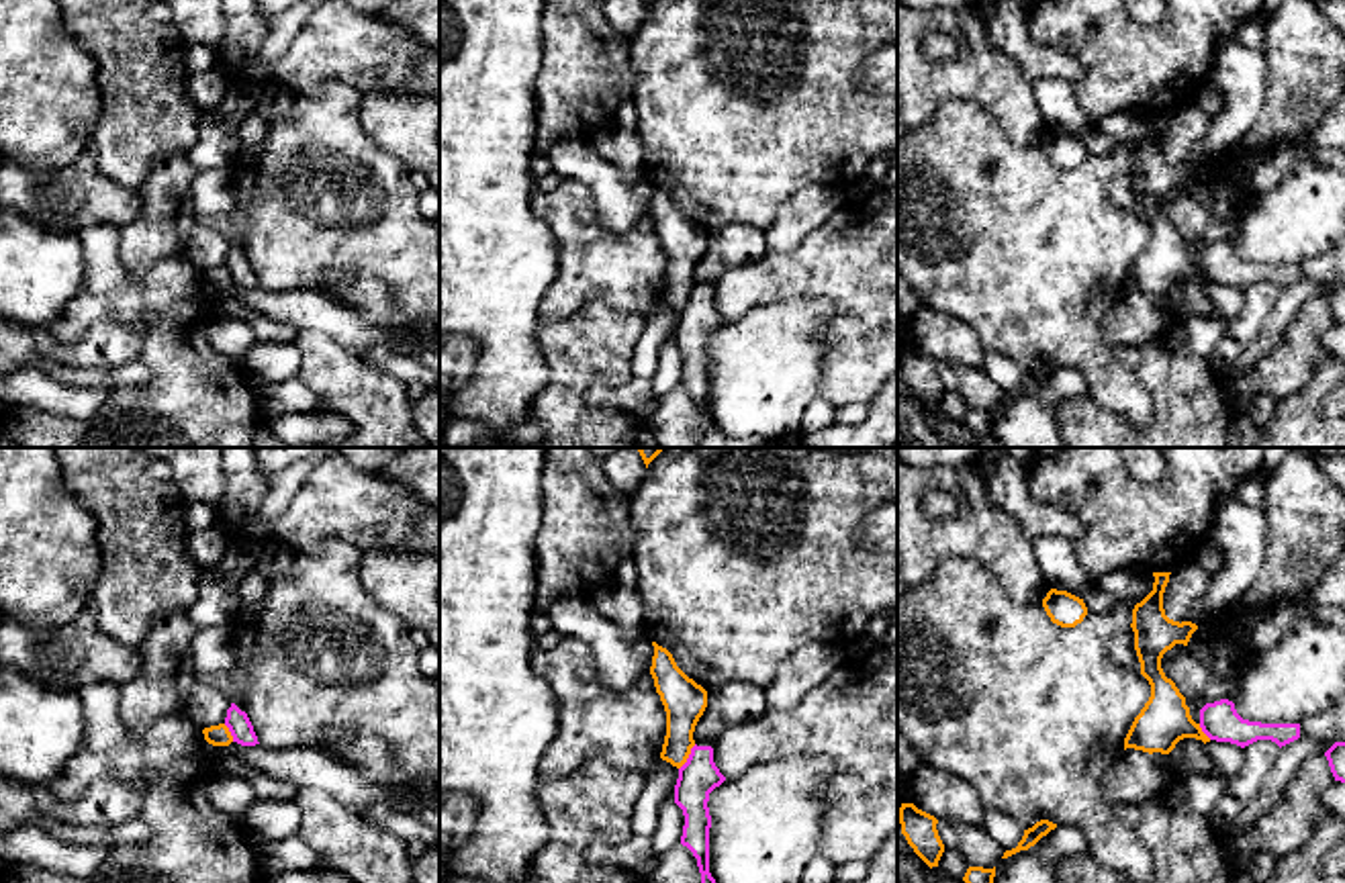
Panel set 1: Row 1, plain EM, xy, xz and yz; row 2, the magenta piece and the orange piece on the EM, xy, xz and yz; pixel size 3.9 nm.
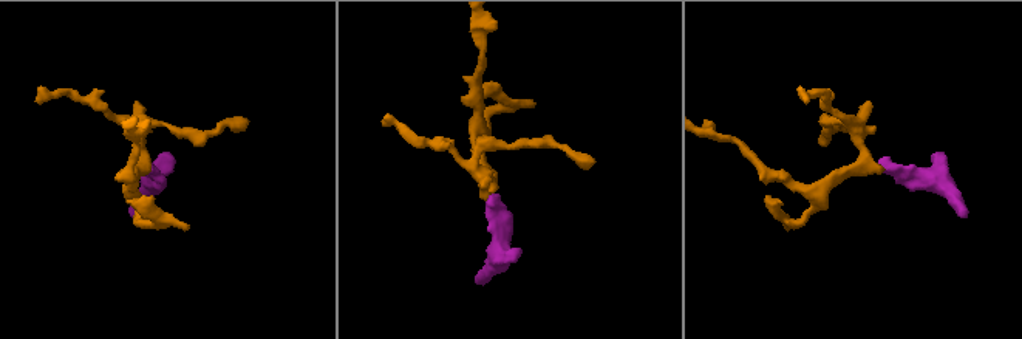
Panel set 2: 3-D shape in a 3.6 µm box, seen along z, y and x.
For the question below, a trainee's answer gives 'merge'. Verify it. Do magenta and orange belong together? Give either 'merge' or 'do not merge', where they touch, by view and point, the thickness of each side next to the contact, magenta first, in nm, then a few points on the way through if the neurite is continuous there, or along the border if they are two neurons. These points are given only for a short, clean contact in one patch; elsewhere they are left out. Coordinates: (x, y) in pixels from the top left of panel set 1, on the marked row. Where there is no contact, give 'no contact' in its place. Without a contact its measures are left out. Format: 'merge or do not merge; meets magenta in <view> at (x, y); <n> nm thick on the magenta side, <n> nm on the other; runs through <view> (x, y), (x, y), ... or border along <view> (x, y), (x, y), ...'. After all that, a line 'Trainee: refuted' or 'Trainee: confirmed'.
do not merge; meets magenta in xz at (689, 757); 160 nm thick on the magenta side, 170 nm on the other; border along xz (696, 745), (679, 769)
Trainee: refuted

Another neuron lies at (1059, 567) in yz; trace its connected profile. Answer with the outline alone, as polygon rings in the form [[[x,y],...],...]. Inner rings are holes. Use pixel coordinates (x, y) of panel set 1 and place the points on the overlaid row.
[[[1038,538],[1034,540],[1034,552],[1040,572],[1051,589],[1067,591],[1083,599],[1089,587],[1098,587],[1098,578],[1079,566],[1075,546],[1065,538]]]

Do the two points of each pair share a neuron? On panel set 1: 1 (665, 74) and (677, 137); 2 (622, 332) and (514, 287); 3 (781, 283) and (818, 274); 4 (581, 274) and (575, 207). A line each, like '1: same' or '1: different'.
1: same
2: different
3: same
4: same

